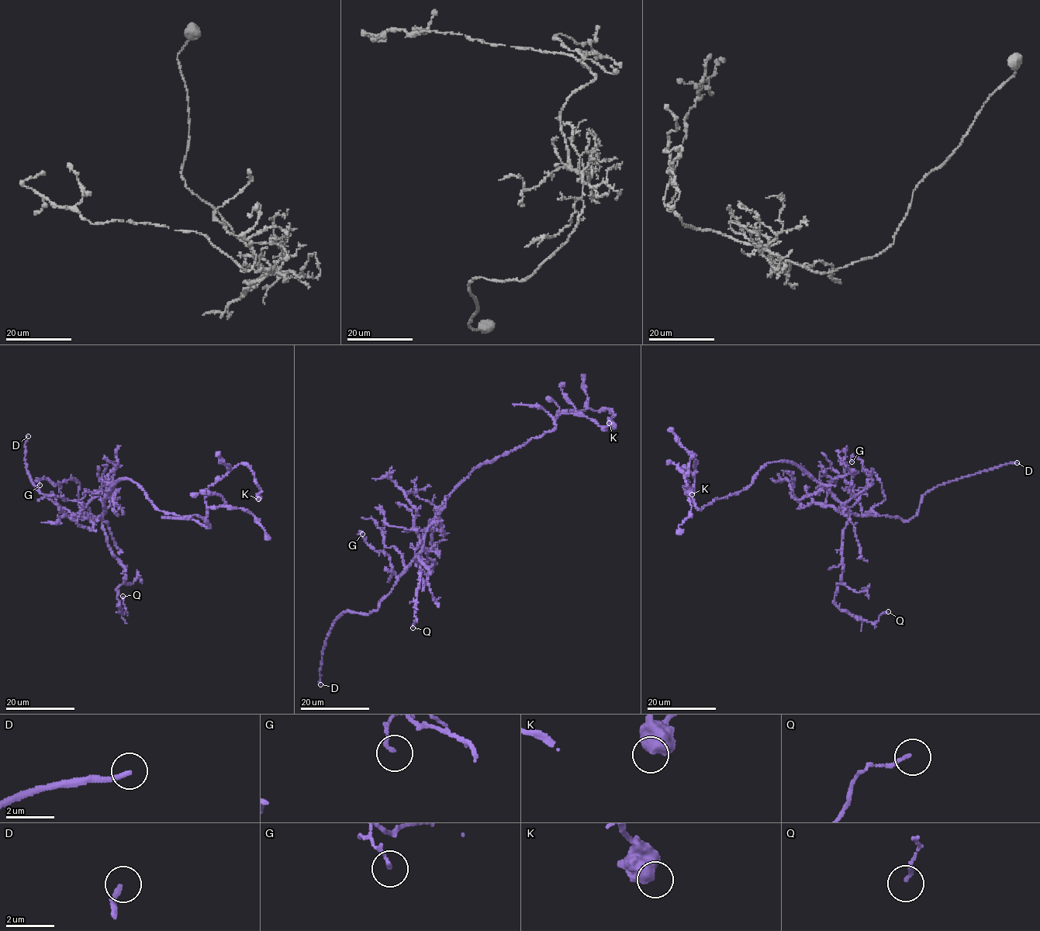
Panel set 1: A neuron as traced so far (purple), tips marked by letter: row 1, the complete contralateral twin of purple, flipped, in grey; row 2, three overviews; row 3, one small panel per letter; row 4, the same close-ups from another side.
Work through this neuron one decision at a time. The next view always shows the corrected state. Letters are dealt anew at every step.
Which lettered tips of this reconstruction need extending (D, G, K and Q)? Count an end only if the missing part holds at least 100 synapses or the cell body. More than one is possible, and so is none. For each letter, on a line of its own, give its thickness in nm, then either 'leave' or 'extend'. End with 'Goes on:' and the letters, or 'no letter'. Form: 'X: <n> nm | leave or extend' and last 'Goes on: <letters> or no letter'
D: 200 nm | extend
G: 130 nm | leave
K: 700 nm | leave
Q: 110 nm | leave
Goes on: D

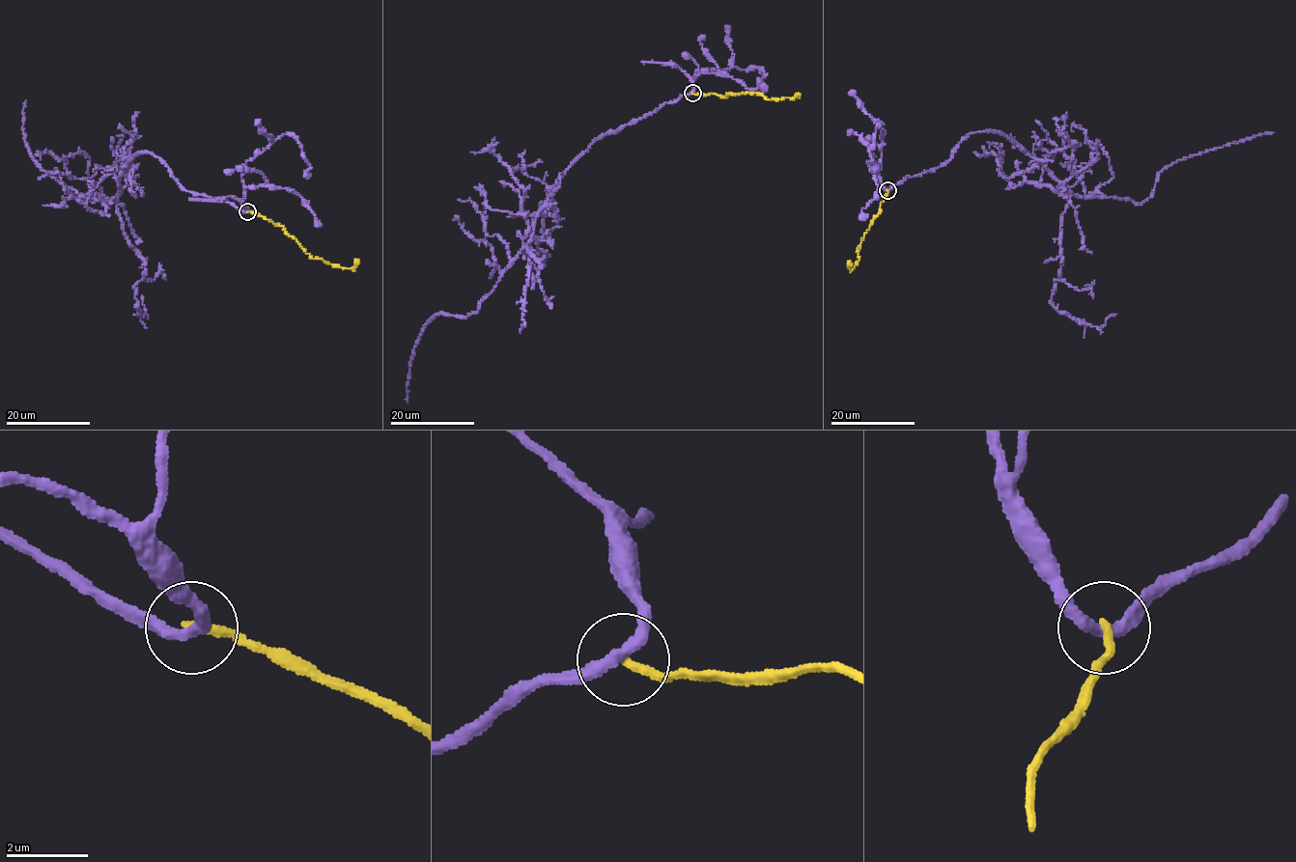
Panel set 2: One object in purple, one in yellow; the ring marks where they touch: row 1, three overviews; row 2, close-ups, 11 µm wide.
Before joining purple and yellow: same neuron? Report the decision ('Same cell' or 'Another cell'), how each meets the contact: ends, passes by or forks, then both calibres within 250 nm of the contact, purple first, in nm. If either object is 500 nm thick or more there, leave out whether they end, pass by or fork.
Another cell. At the ring purple passes by. At the ring yellow ends. Thickness 280 nm (purple) against 220 nm

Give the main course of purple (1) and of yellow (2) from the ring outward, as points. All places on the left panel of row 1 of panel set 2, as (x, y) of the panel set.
1: (247, 210), (183, 188), (143, 151), (113, 198), (65, 187), (32, 156), (26, 99)
2: (247, 210), (283, 227), (312, 258), (344, 268), (355, 266), (355, 259)

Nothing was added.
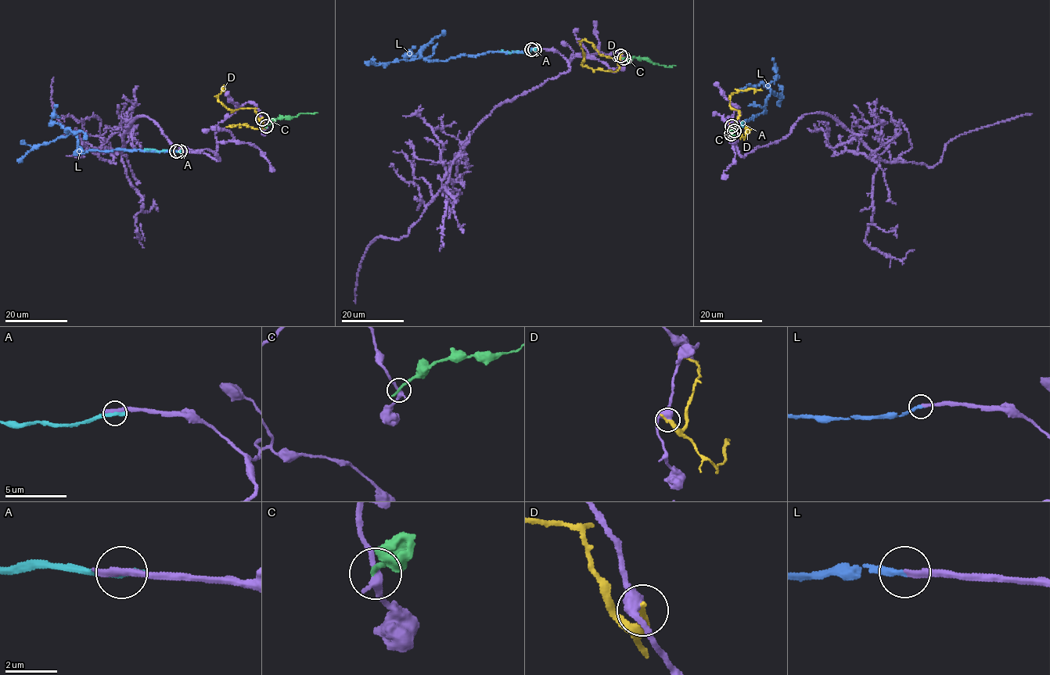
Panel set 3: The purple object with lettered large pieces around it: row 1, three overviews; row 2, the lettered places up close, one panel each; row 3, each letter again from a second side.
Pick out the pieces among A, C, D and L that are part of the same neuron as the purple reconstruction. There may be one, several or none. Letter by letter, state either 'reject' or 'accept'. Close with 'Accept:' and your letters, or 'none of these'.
A: reject
C: reject
D: reject
L: accept
Accept: L

